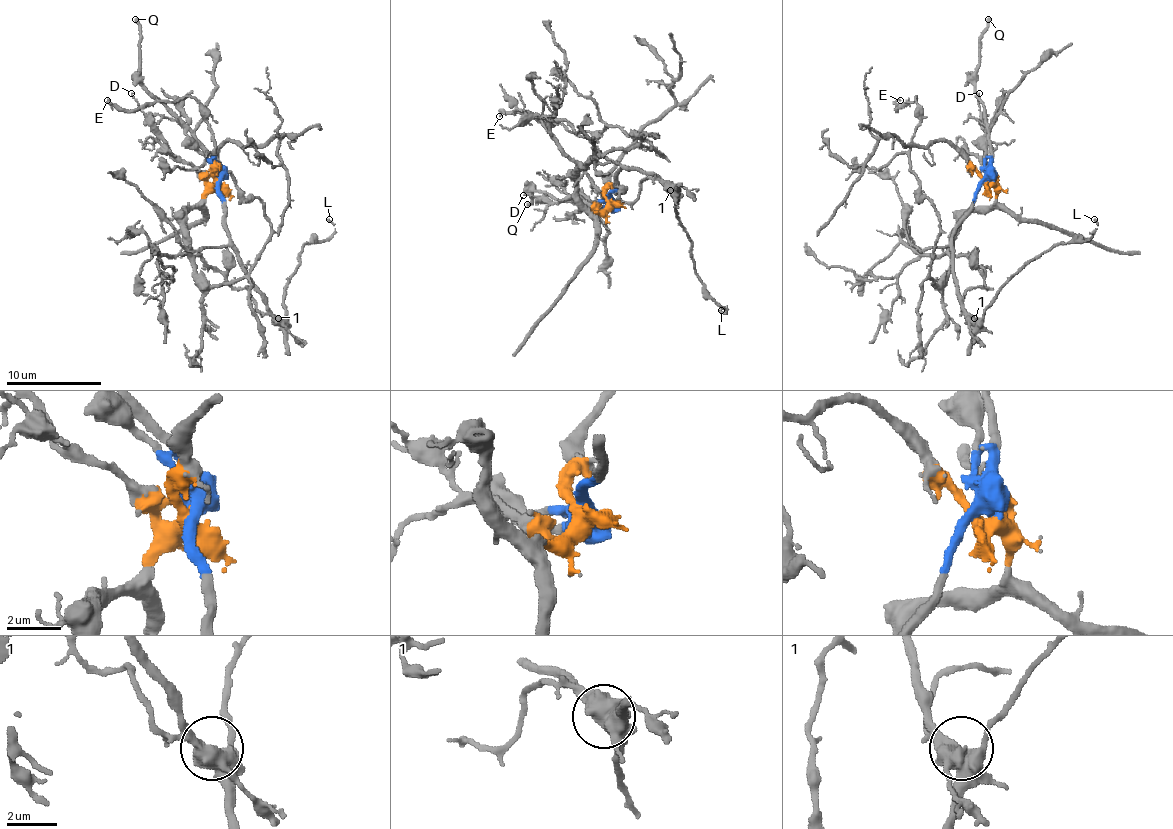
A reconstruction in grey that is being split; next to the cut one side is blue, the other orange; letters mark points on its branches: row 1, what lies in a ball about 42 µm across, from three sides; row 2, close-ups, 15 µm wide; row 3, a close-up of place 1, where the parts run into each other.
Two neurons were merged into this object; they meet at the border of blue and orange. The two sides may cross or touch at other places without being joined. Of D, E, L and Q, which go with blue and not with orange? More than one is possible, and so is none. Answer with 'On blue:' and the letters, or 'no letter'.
On blue: L, Q

